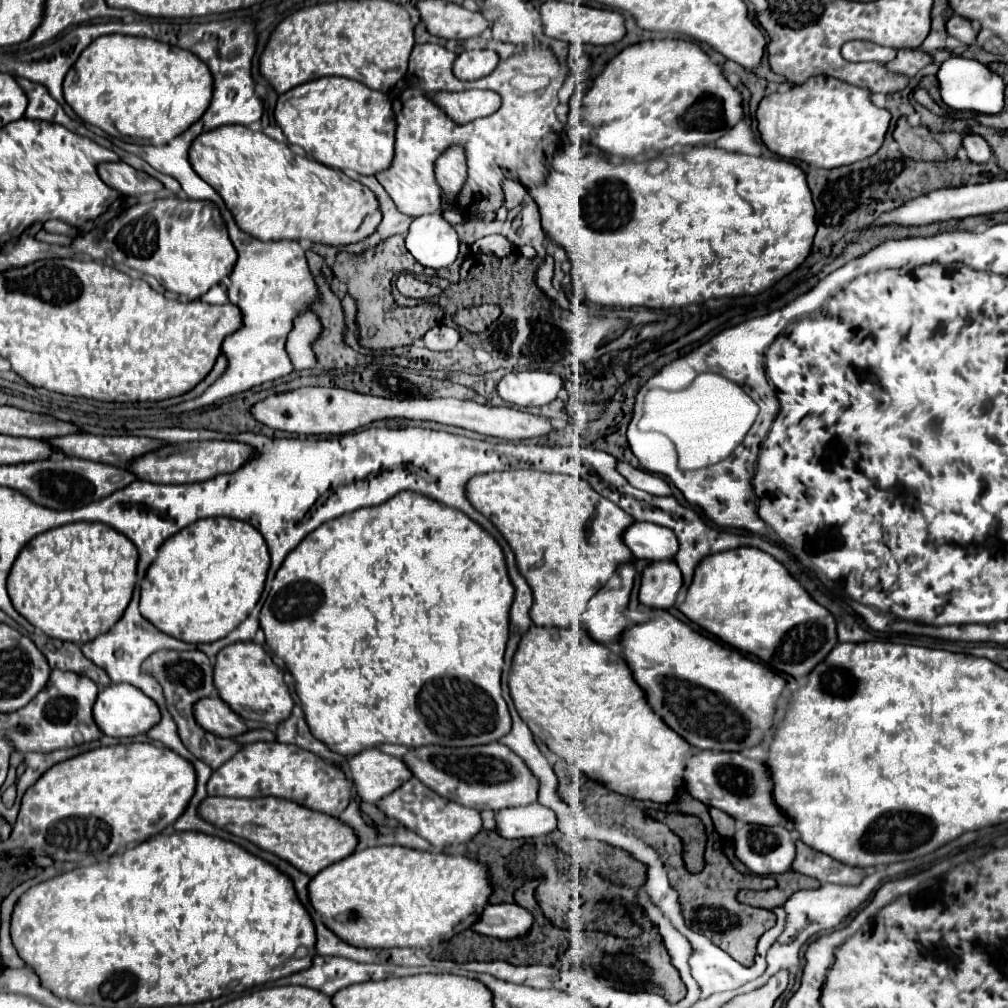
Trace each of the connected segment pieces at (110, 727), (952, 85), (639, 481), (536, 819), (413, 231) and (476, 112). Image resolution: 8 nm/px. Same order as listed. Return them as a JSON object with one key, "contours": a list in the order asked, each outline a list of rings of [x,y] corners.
{"contours":[[[[110,684],[108,688],[104,688],[96,698],[92,714],[98,728],[112,738],[132,738],[136,734],[144,734],[160,720],[160,710],[154,700],[150,700],[130,684]]],[[[950,56],[942,62],[938,70],[940,80],[940,96],[954,110],[974,110],[982,114],[996,114],[1004,106],[1004,82],[998,74],[990,72],[978,60],[970,60],[964,56]]],[[[618,462],[616,464],[616,470],[634,486],[634,488],[640,488],[644,492],[650,492],[654,496],[670,496],[670,486],[656,474],[650,474],[646,470],[640,470],[640,468],[634,468],[630,466],[628,462]]],[[[538,802],[528,804],[528,806],[498,810],[494,814],[494,820],[496,820],[498,836],[506,840],[544,836],[556,830],[558,826],[556,814],[550,808],[540,806]]],[[[442,212],[414,218],[406,232],[404,244],[416,262],[436,270],[450,266],[460,250],[456,230],[444,220]]],[[[462,90],[462,92],[430,92],[430,100],[442,108],[456,124],[466,124],[488,116],[500,108],[500,96],[492,90]]]]}

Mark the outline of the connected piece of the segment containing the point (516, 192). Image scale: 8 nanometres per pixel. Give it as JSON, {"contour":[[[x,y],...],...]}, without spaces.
{"contour":[[[504,180],[502,188],[504,188],[504,206],[508,210],[518,206],[522,202],[522,198],[526,196],[526,188],[522,188],[522,184],[518,184],[514,180]]]}

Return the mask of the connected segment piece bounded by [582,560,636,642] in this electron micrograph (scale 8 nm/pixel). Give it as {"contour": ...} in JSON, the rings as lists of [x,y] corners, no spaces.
{"contour":[[[636,560],[620,564],[610,578],[586,606],[582,614],[582,624],[586,626],[588,634],[598,642],[616,642],[620,634],[626,630],[628,620],[624,610],[628,606],[632,582],[636,574]]]}

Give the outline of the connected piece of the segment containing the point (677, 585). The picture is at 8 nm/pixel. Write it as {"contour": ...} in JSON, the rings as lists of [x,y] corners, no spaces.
{"contour":[[[674,560],[650,562],[640,574],[640,602],[666,610],[676,604],[676,594],[682,588],[682,574]]]}

